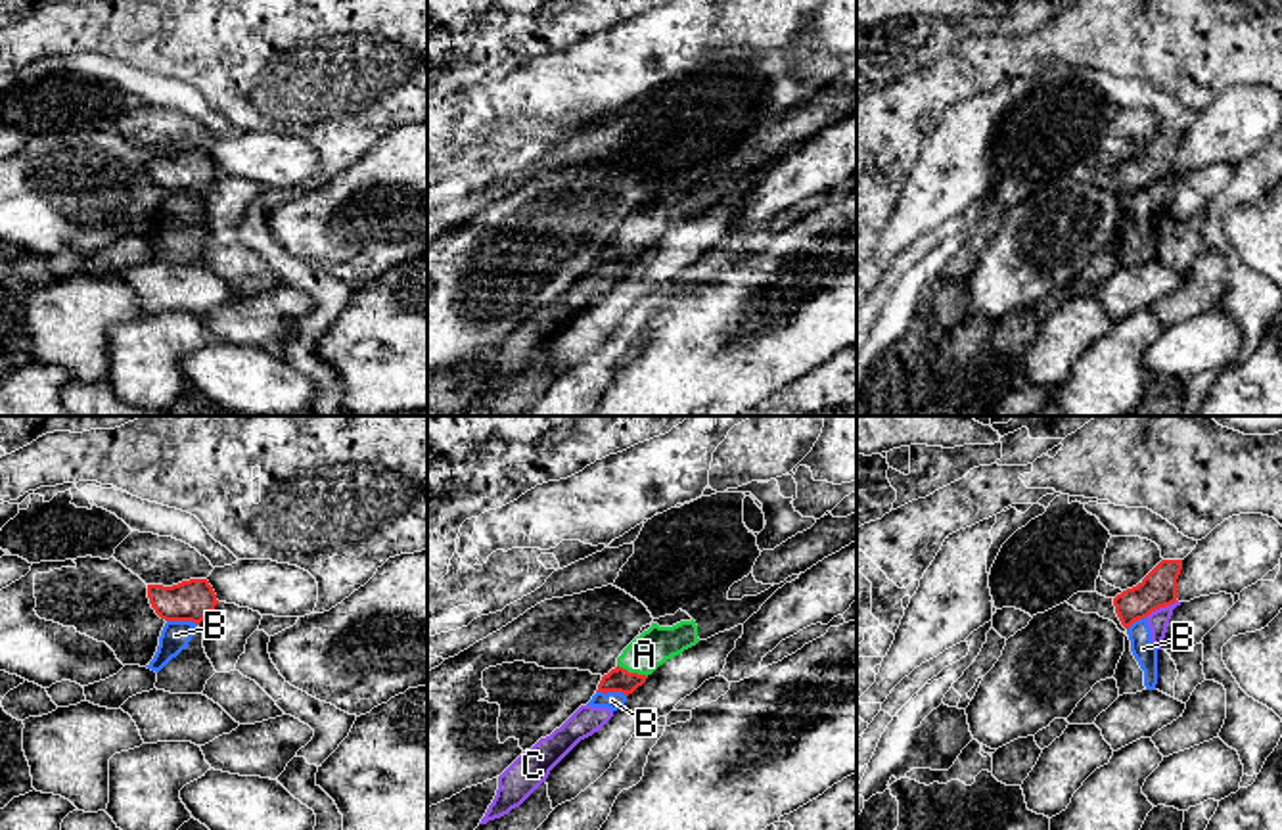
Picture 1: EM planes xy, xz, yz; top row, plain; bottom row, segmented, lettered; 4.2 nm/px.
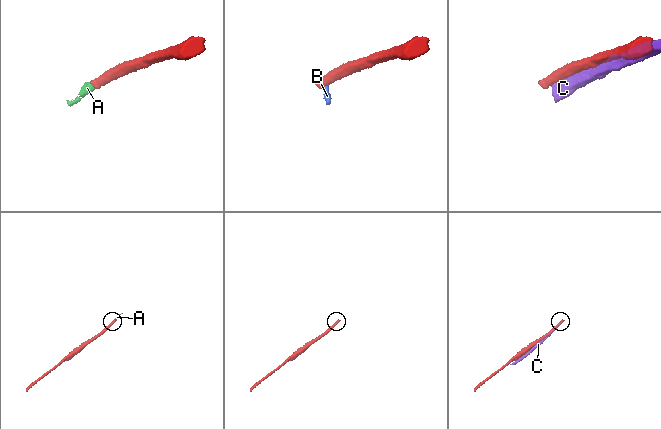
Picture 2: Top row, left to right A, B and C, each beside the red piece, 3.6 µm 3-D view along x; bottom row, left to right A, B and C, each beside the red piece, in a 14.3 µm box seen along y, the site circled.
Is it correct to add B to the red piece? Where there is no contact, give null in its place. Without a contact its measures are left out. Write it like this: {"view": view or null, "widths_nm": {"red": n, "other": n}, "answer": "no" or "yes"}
{"view": "xy", "widths_nm": {"red": 180, "other": 120}, "answer": "no"}

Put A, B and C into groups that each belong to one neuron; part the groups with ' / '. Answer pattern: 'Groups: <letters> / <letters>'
Groups: A / B C

